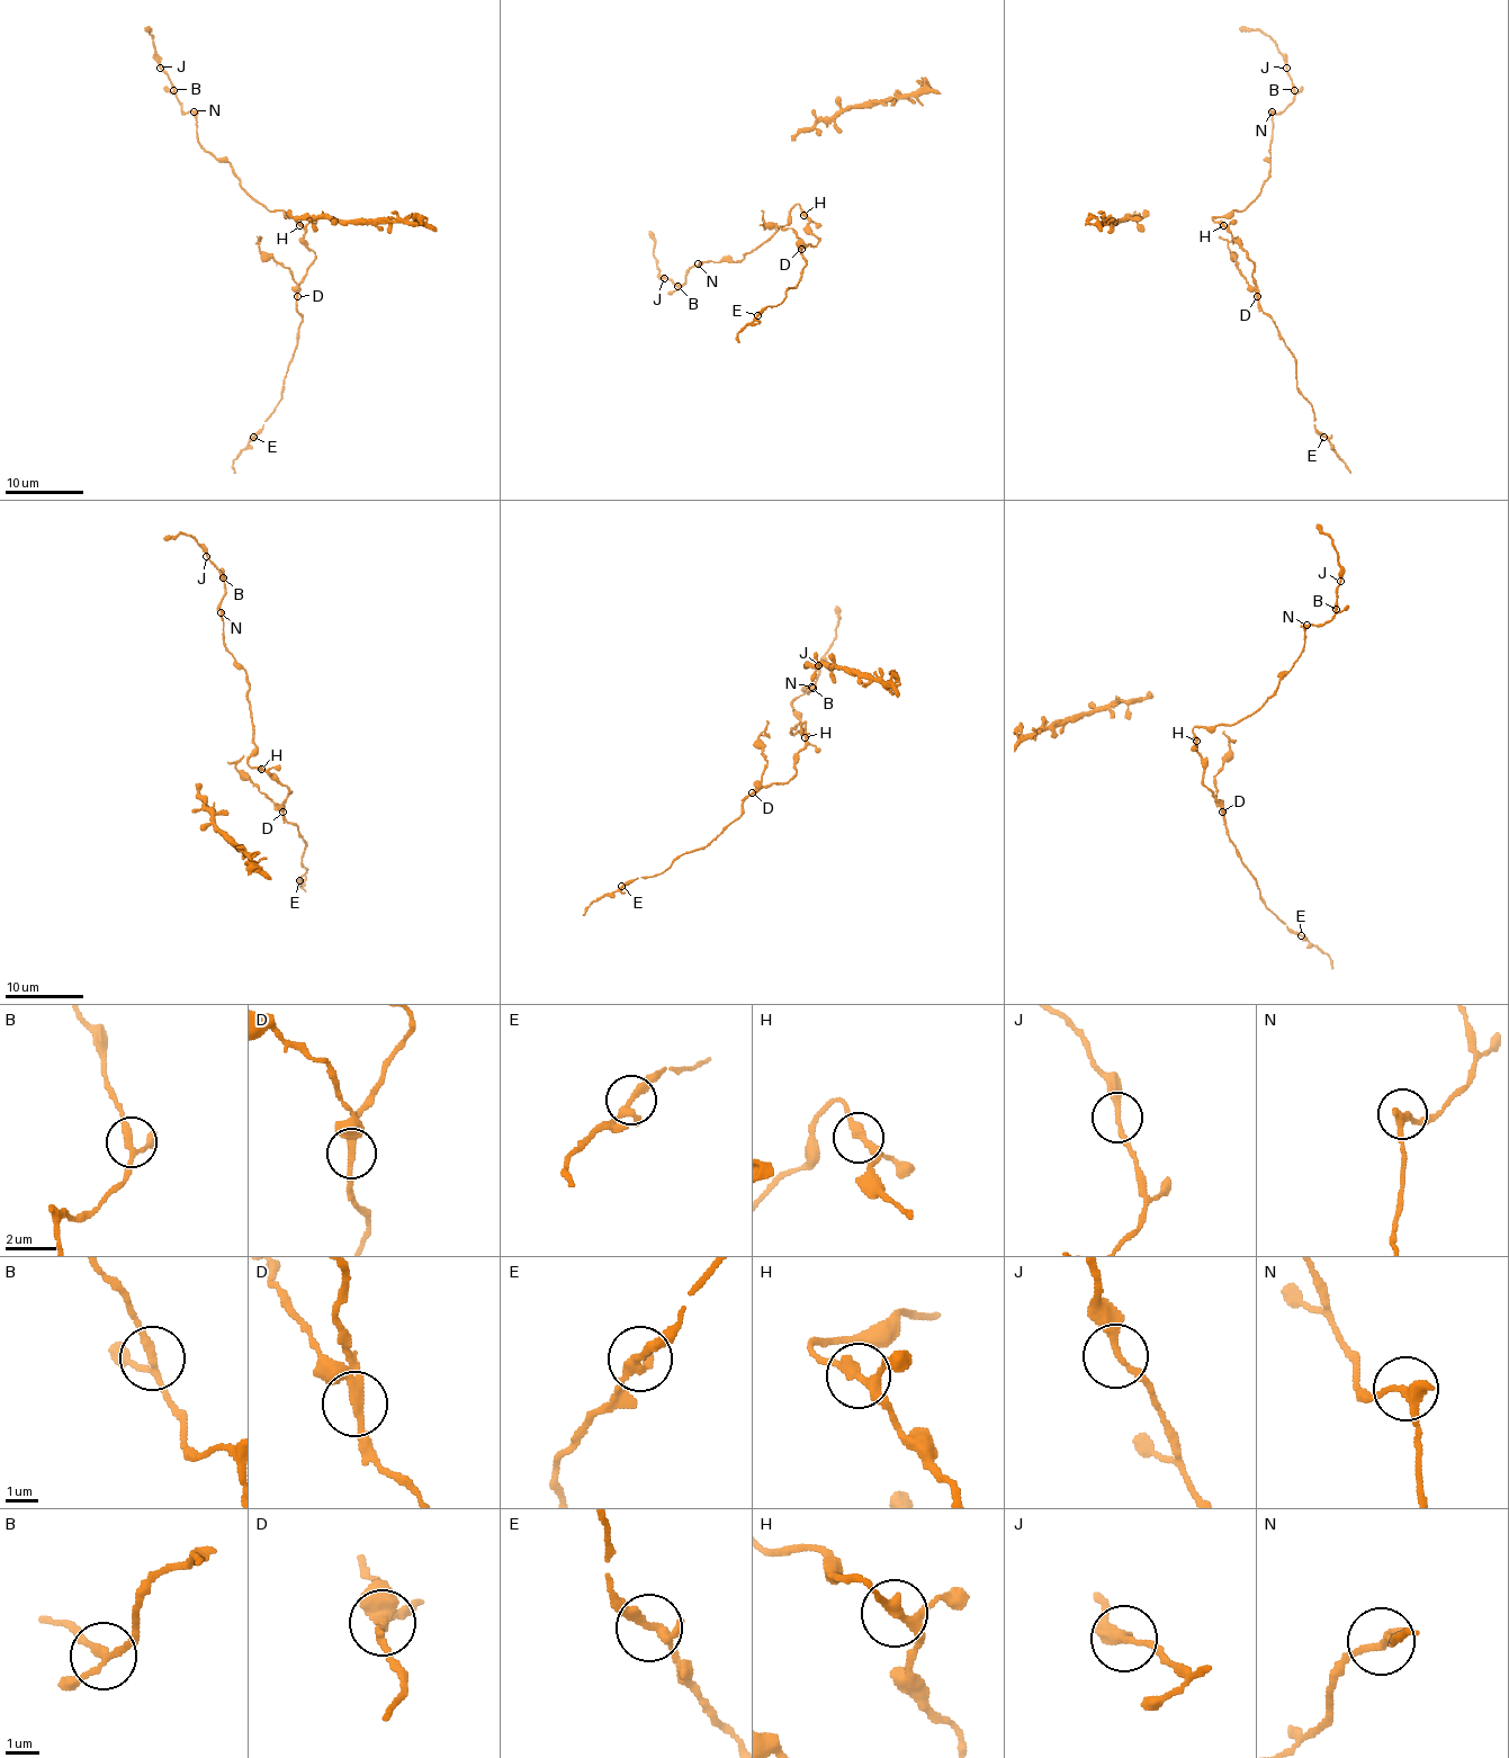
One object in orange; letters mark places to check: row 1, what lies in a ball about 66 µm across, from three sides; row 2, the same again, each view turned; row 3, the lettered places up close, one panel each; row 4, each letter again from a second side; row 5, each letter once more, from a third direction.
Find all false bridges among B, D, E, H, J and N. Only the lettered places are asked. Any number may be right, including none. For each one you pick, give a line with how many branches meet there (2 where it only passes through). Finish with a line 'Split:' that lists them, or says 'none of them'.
D: 2 branches meet
Split: D

